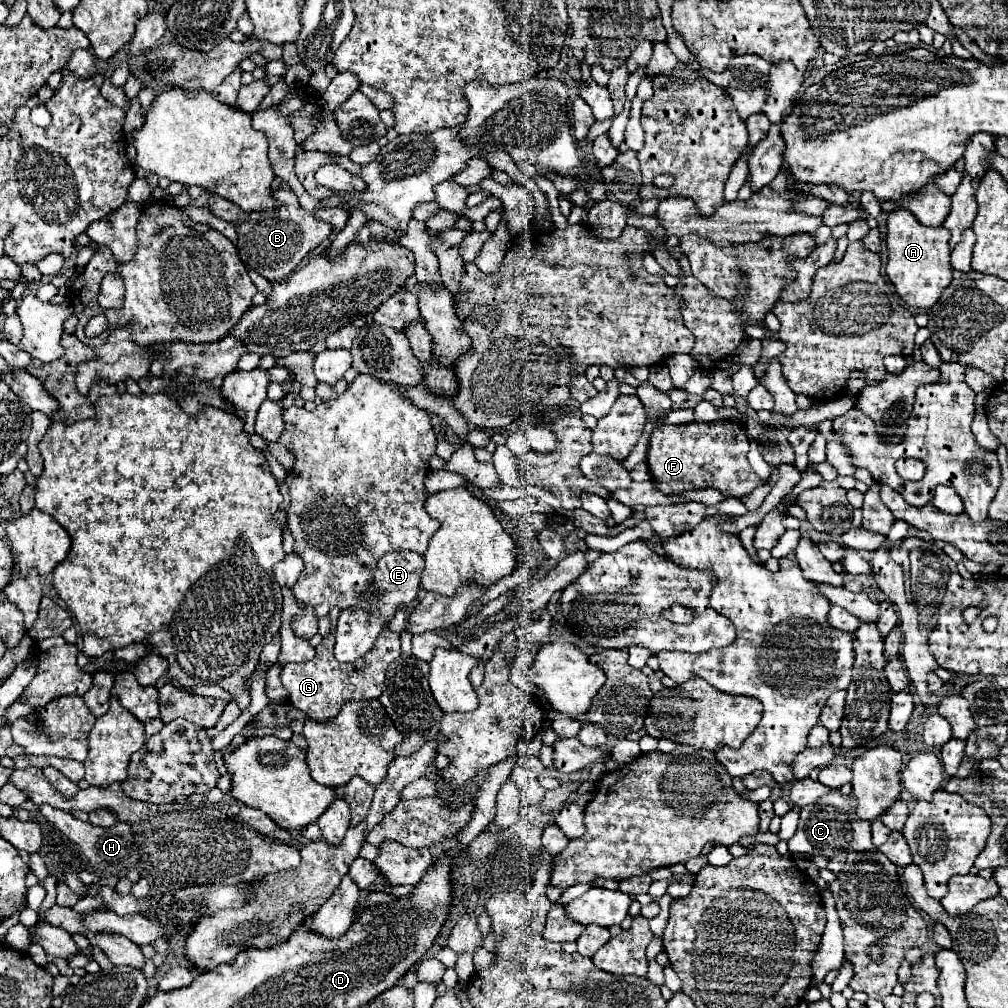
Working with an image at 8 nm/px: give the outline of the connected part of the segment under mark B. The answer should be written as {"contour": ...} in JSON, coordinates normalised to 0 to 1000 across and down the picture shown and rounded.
{"contour":[[[276,188],[272,191],[272,197],[276,199],[274,207],[248,211],[242,221],[234,223],[234,245],[240,261],[246,267],[254,267],[266,279],[282,277],[284,273],[294,269],[300,257],[329,231],[329,225],[325,221],[312,217],[308,209],[296,203],[296,197],[288,188]]]}

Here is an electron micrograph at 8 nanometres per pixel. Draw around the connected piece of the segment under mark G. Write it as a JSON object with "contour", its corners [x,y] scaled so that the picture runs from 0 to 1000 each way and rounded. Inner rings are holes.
{"contour":[[[329,604],[325,608],[328,617],[328,628],[319,634],[319,638],[313,642],[313,650],[310,656],[304,658],[284,658],[280,662],[280,680],[286,686],[288,697],[304,707],[304,711],[312,715],[327,715],[335,709],[337,701],[345,693],[375,693],[381,684],[381,668],[389,656],[397,652],[397,630],[381,624],[377,632],[371,638],[371,644],[367,644],[361,652],[357,652],[351,658],[335,658],[331,652],[331,628],[335,615],[335,604]]]}

